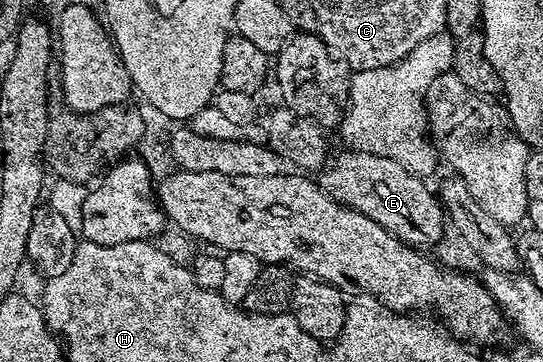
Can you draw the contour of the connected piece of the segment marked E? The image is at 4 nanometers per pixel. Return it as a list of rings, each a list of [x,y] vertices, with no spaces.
[[[345,151],[330,160],[320,170],[319,186],[322,192],[339,204],[351,207],[379,223],[393,237],[414,247],[433,245],[447,233],[443,209],[438,198],[428,189],[422,178],[416,177],[407,167],[383,155]]]

